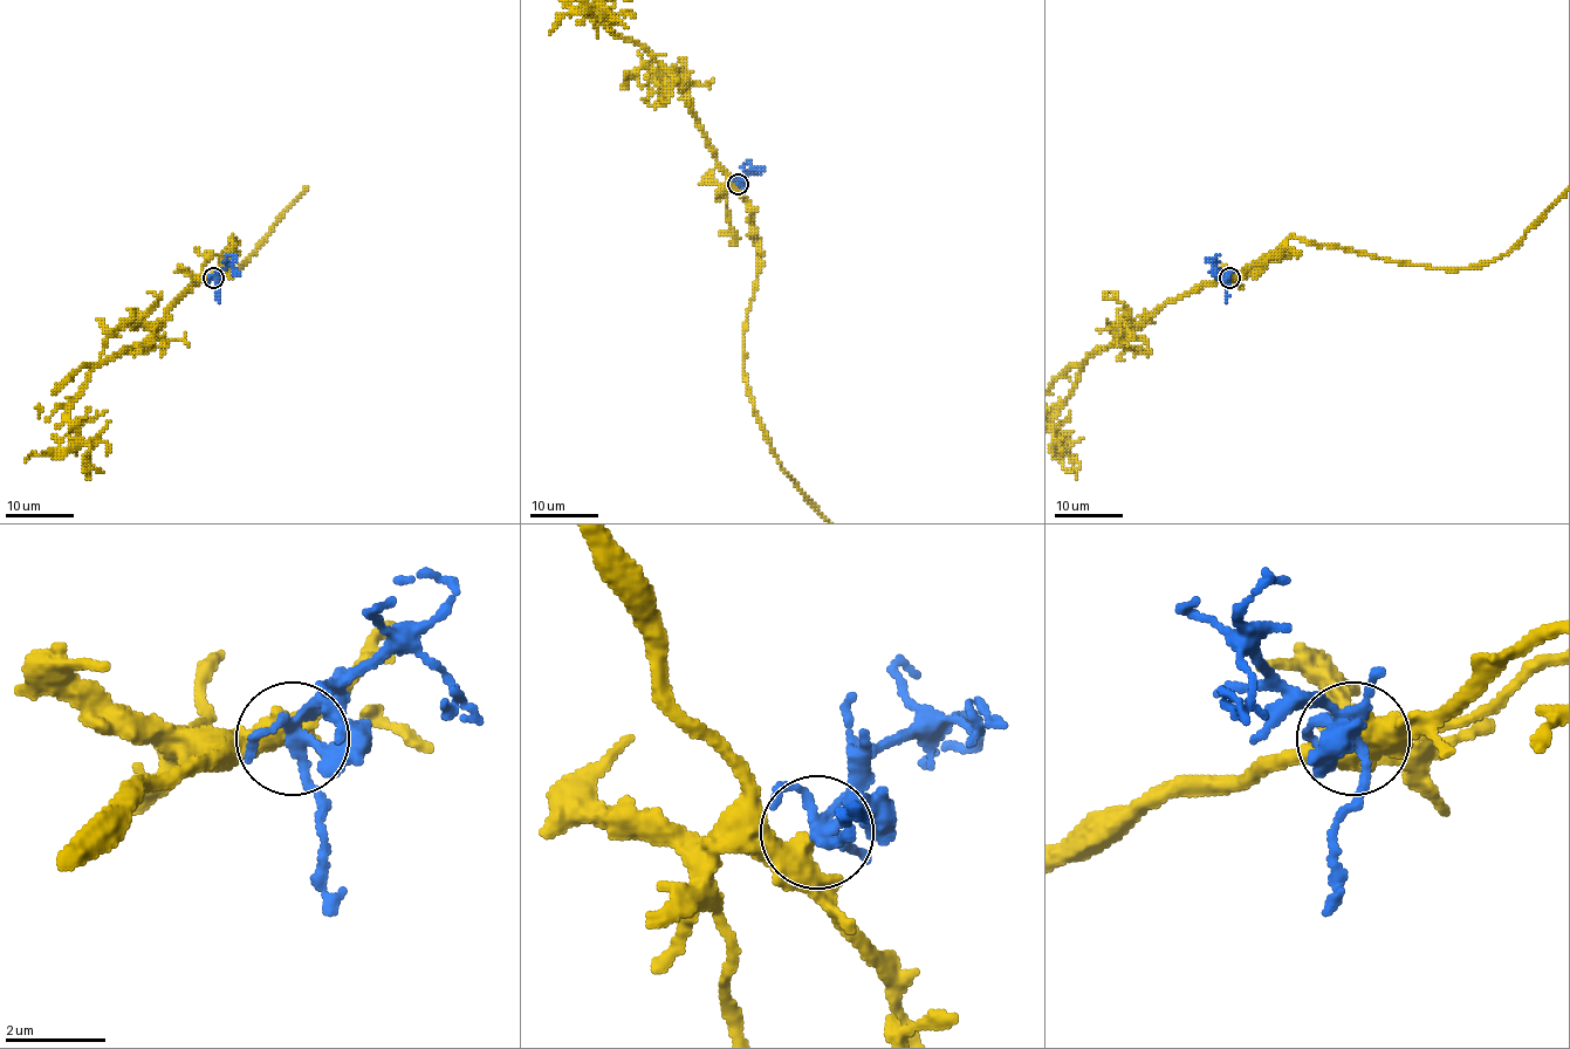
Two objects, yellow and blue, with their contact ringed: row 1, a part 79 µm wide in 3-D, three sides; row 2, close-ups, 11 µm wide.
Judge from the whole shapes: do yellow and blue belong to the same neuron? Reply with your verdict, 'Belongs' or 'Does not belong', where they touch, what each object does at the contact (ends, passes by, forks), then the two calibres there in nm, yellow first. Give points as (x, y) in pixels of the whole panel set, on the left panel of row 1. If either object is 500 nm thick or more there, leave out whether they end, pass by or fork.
Does not belong. Place: (213, 278). At the ring yellow passes by. At the ring blue forks. Thickness 440 nm (yellow) against 220 nm

